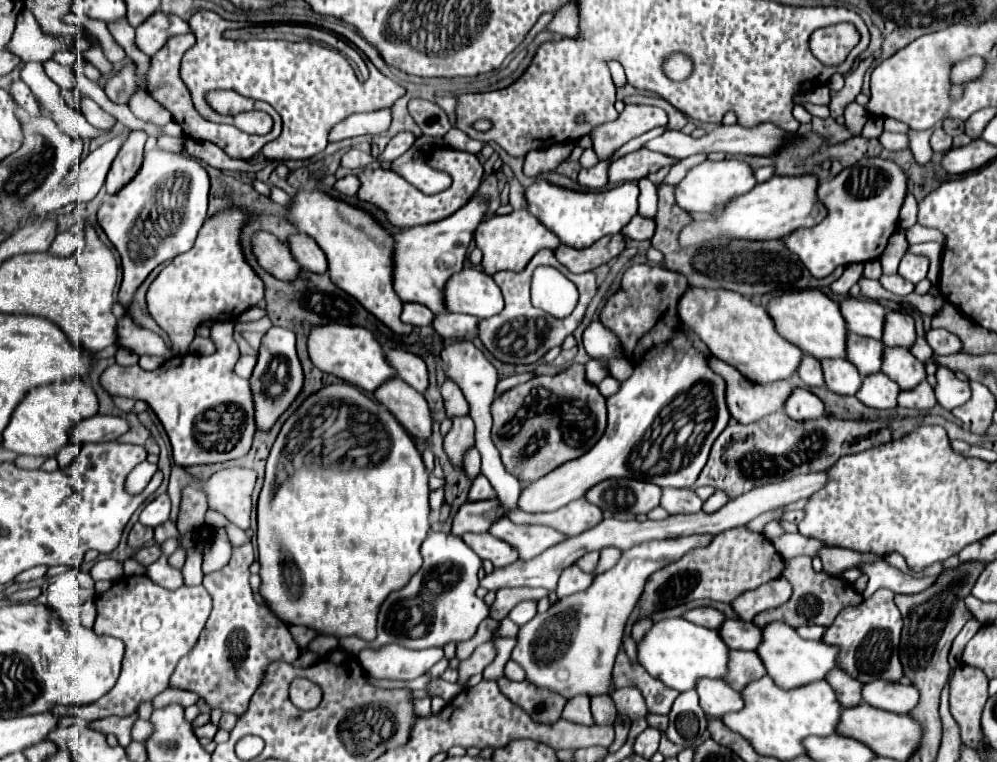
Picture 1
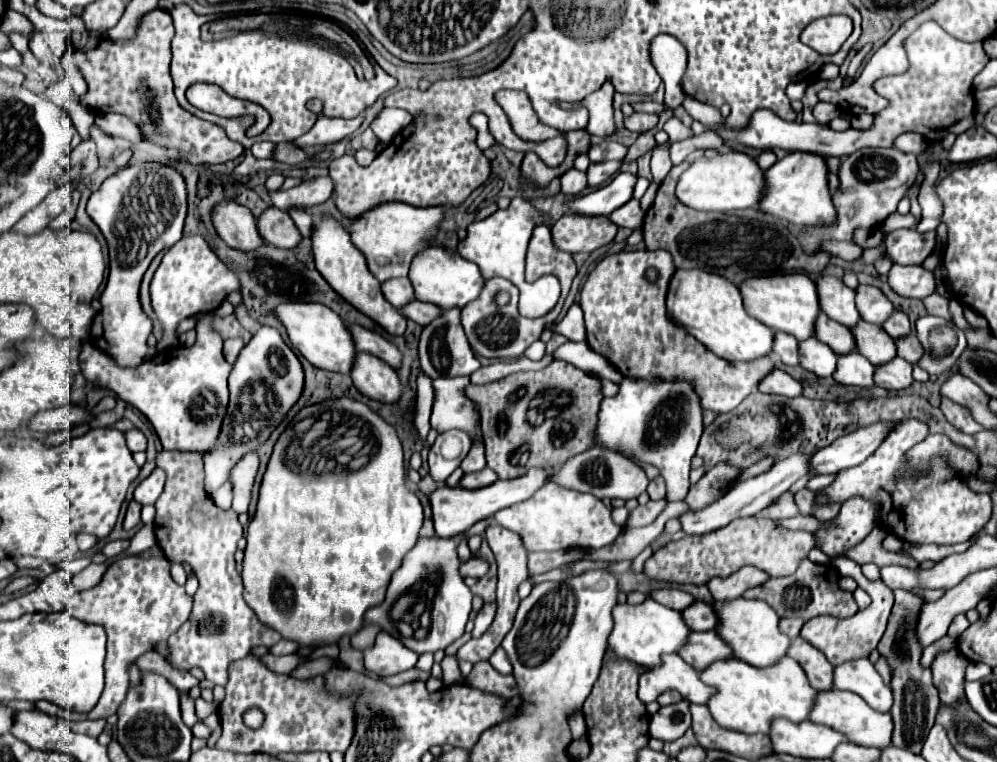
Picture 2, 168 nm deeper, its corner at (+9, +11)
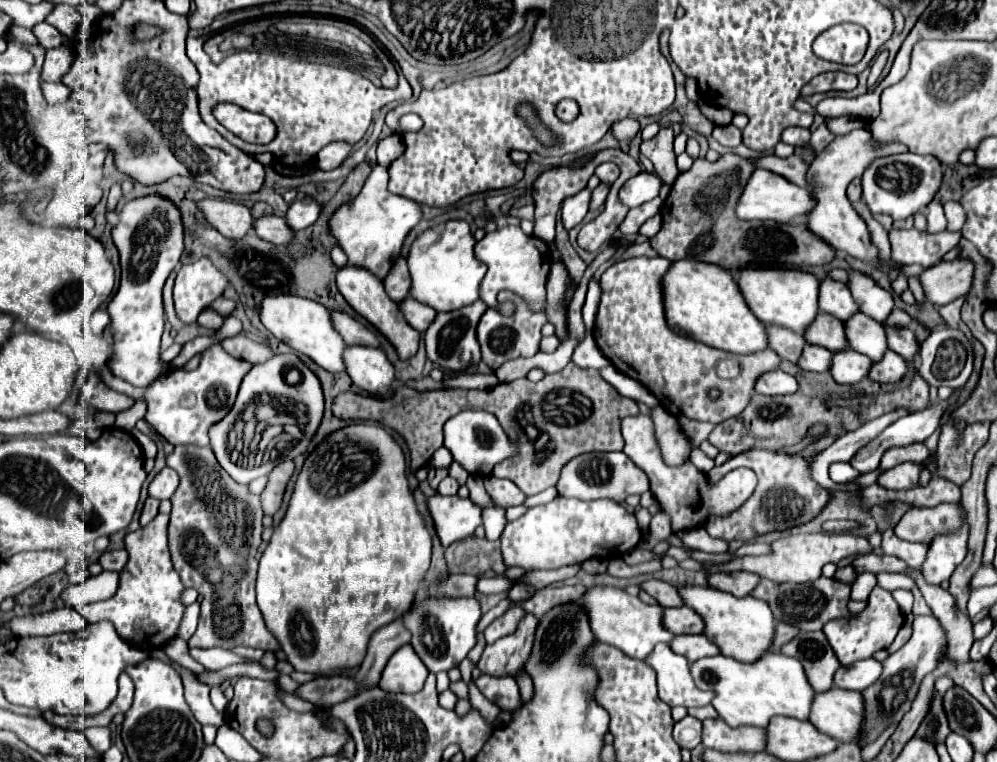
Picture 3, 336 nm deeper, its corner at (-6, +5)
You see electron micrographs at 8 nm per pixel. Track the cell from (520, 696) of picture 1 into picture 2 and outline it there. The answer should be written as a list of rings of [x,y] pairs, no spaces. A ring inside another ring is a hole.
[[[478,662],[474,664],[472,672],[466,676],[464,680],[468,686],[476,688],[476,690],[482,690],[482,692],[490,692],[490,694],[496,694],[504,700],[510,700],[510,698],[516,698],[518,694],[518,688],[516,688],[516,682],[514,682],[514,676],[504,676],[500,672],[496,672],[490,662]]]

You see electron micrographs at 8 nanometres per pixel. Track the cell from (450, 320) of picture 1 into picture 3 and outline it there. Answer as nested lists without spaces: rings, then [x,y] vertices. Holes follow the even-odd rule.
[[[415,298],[405,300],[403,304],[399,304],[399,308],[403,308],[403,316],[407,316],[407,322],[419,332],[425,332],[437,316],[437,312],[431,306],[421,304]]]

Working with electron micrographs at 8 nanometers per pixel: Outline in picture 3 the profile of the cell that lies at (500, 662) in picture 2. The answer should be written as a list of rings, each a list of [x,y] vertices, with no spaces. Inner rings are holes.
[[[521,670],[521,674],[517,674],[517,676],[515,676],[515,680],[517,680],[517,684],[519,684],[521,698],[527,702],[527,700],[533,696],[533,684],[531,684],[531,678],[529,678],[529,674]]]

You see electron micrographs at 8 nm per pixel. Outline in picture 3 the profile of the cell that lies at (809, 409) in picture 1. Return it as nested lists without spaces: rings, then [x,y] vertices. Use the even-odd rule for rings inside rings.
[[[783,370],[767,372],[767,376],[761,376],[755,384],[755,392],[765,396],[783,396],[783,394],[795,394],[799,390],[799,384],[795,376],[785,374]]]

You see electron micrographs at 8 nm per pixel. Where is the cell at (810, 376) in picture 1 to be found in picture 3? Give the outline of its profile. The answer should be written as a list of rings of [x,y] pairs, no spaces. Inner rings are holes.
[[[767,326],[767,334],[769,334],[769,344],[771,348],[785,360],[797,364],[799,358],[801,358],[801,352],[807,344],[807,340],[797,334],[797,332],[791,332],[787,328],[775,328],[775,326]]]

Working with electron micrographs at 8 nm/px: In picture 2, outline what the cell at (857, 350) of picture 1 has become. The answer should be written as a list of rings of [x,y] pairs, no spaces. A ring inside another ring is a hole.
[[[820,312],[820,318],[816,320],[816,338],[828,344],[836,354],[848,354],[856,350],[850,328],[838,324],[836,320],[830,320],[824,312]]]

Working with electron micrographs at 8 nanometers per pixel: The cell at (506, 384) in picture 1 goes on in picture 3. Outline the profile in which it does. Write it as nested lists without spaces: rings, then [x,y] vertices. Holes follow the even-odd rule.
[[[611,364],[599,370],[601,378],[605,382],[609,382],[621,396],[627,396],[635,402],[643,402],[645,406],[651,408],[651,404],[657,404],[659,400],[655,400],[655,396],[651,396],[651,392],[647,392],[647,388],[643,388],[643,384],[639,384],[637,380],[631,380],[629,376],[623,376],[617,368],[613,368]]]

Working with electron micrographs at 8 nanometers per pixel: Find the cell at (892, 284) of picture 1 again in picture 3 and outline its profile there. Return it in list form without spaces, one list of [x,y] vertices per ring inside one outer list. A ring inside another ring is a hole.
[[[953,260],[953,262],[939,262],[923,270],[919,274],[919,280],[925,298],[935,306],[943,306],[969,292],[971,276],[973,276],[973,264],[969,260]]]

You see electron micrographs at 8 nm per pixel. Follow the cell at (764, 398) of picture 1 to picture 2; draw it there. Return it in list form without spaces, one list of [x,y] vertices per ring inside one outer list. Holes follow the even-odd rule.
[[[622,250],[618,254],[610,254],[602,258],[594,270],[588,274],[582,292],[580,292],[580,306],[584,310],[586,320],[586,342],[588,346],[602,354],[616,370],[620,370],[626,378],[636,380],[664,380],[680,378],[682,382],[696,382],[696,390],[700,394],[700,406],[704,410],[712,410],[716,414],[734,410],[752,390],[758,388],[758,382],[774,368],[774,362],[766,358],[756,358],[752,362],[728,362],[712,354],[706,346],[702,346],[694,336],[690,336],[682,326],[676,326],[666,314],[666,290],[668,282],[674,274],[676,266],[672,256],[666,250]],[[654,268],[658,278],[652,282],[646,278],[646,270]]]

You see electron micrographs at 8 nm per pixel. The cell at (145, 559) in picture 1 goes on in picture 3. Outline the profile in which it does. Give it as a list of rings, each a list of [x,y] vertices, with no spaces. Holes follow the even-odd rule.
[[[107,550],[101,554],[99,558],[99,564],[103,566],[103,570],[115,570],[115,572],[121,572],[123,566],[127,564],[129,556],[125,550]]]

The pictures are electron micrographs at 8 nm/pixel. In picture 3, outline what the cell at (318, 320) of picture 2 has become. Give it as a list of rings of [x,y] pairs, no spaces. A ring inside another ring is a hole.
[[[269,296],[261,304],[261,322],[275,338],[283,340],[293,350],[309,356],[321,368],[329,372],[345,372],[343,354],[347,350],[347,342],[335,330],[331,320],[331,310],[325,308],[323,304],[299,296]]]

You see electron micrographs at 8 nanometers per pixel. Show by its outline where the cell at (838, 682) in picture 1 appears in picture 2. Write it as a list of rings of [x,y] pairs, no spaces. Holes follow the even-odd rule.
[[[800,636],[792,640],[792,646],[788,648],[788,656],[800,662],[802,670],[808,674],[808,680],[816,690],[830,690],[832,688],[832,670],[834,666],[826,660],[826,656],[816,650],[812,644],[804,642]]]

